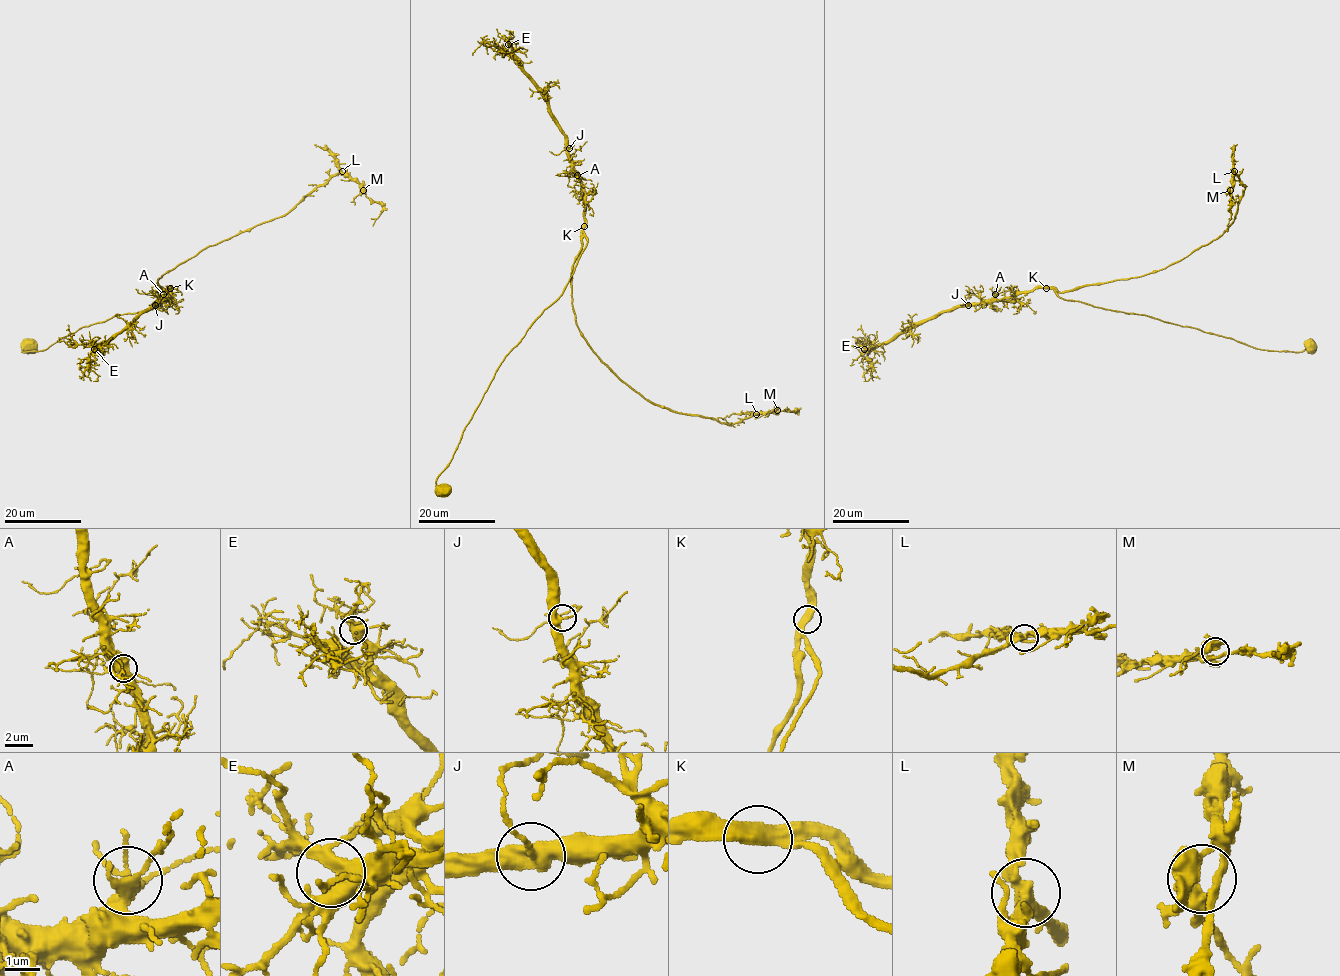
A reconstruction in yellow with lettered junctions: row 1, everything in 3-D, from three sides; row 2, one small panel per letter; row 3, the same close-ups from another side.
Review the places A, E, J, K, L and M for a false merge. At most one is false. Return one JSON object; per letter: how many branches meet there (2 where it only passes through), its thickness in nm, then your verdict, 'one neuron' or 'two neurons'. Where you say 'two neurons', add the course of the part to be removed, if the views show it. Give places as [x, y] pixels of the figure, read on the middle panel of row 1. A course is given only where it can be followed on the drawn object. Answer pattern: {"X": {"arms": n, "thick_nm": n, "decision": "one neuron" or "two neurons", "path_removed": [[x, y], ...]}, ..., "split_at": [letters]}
{"A": {"arms": 3, "thick_nm": 280, "decision": "one neuron"}, "E": {"arms": 4, "thick_nm": 480, "decision": "one neuron"}, "J": {"arms": 3, "thick_nm": 420, "decision": "one neuron"}, "K": {"arms": 2, "thick_nm": 440, "decision": "one neuron"}, "L": {"arms": 3, "thick_nm": 340, "decision": "one neuron"}, "M": {"arms": 5, "thick_nm": 440, "decision": "one neuron"}, "split_at": []}

